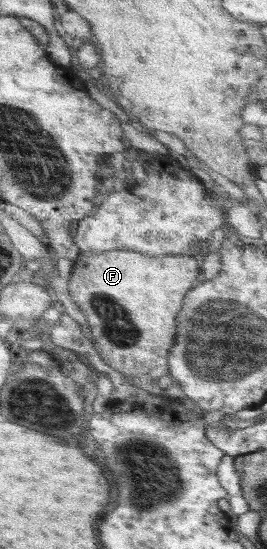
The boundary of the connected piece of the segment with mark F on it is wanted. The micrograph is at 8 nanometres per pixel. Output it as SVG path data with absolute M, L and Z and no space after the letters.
M129 250L102 251L98 254L80 254L75 259L69 280L71 298L86 317L90 334L94 340L95 352L109 366L118 370L133 385L143 388L159 397L163 389L157 384L160 376L169 373L168 350L176 336L176 314L182 310L186 293L197 284L200 272L200 257L185 255L150 256Z

